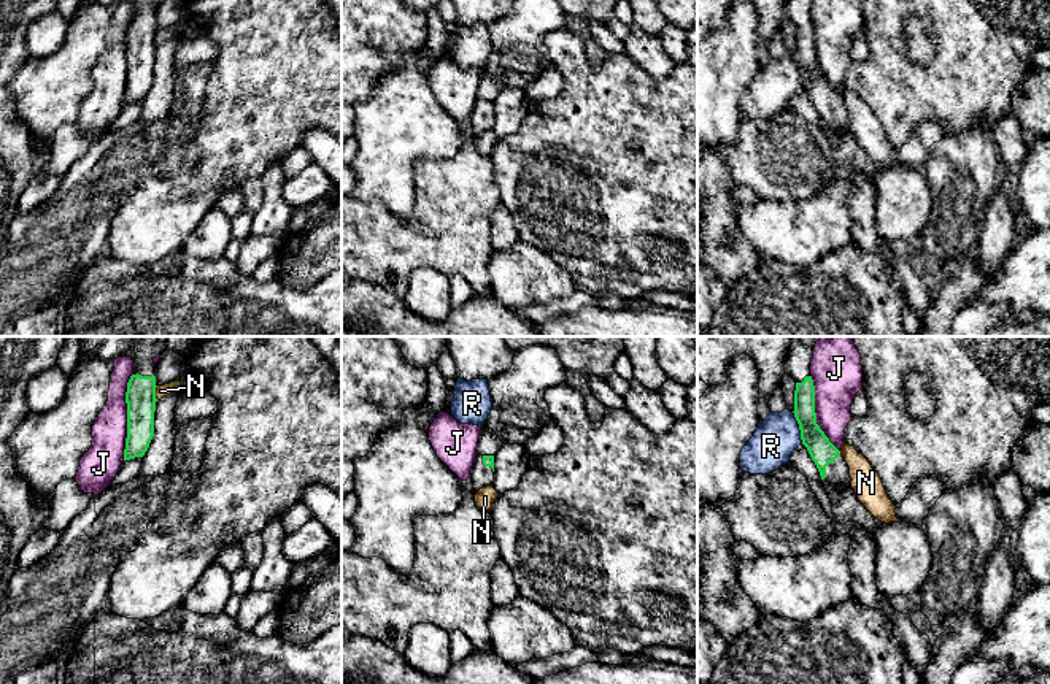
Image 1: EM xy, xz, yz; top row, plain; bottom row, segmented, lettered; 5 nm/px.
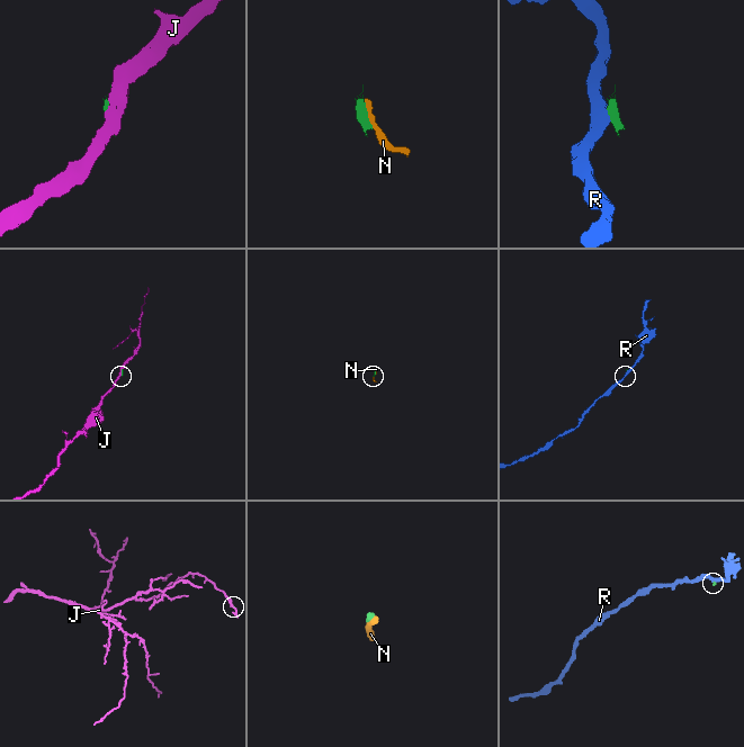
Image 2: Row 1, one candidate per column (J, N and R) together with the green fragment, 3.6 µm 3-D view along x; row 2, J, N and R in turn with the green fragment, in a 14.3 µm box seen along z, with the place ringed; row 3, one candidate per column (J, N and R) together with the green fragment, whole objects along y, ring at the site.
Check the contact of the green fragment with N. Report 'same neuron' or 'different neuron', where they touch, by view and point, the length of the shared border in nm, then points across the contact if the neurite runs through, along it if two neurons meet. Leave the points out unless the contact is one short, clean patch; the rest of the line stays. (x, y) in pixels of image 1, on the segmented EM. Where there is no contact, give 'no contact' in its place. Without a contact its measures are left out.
different neuron | xy (154, 392) | 70 nm | along xy (158, 386), (156, 399)

